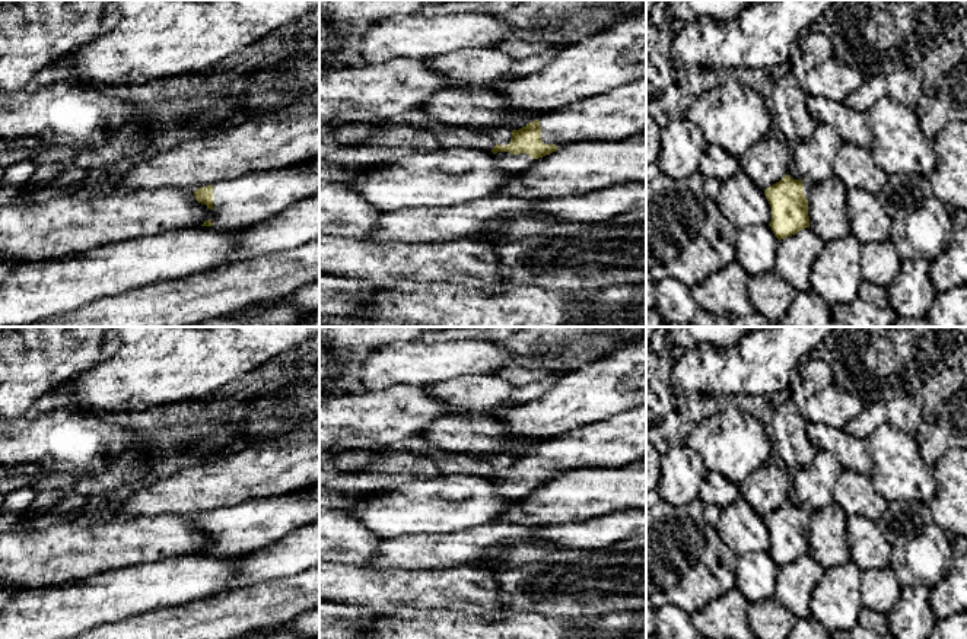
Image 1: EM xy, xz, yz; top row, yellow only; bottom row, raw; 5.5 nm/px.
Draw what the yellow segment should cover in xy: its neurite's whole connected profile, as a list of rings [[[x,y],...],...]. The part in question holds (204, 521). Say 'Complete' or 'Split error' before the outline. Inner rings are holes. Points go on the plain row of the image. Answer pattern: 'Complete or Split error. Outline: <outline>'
Split error. Outline: [[[303,489],[201,514],[194,518],[194,524],[213,538],[211,546],[201,553],[246,556],[316,518],[319,518],[319,497]]]

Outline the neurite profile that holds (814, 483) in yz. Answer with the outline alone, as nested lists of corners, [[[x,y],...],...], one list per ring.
[[[815,449],[814,460],[792,474],[795,493],[805,508],[823,509],[833,502],[833,486],[844,468],[826,449]]]

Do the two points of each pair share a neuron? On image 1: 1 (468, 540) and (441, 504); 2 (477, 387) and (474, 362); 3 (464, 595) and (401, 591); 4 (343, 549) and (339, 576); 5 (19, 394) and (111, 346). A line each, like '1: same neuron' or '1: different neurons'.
1: different neurons
2: different neurons
3: same neuron
4: different neurons
5: same neuron

